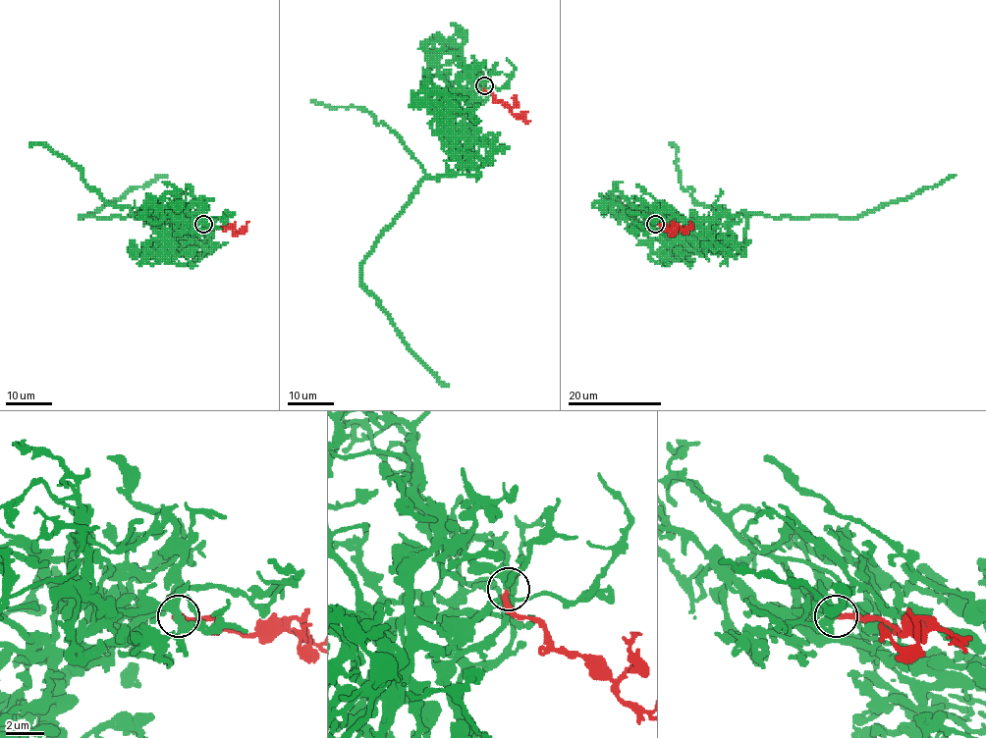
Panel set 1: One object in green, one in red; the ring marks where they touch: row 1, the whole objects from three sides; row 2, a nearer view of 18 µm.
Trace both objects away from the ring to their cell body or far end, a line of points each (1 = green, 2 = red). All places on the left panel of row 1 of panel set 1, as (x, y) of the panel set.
1: (202, 225), (180, 229), (194, 255), (184, 255), (143, 214), (81, 218), (168, 175)
2: (202, 225), (238, 231), (248, 221)

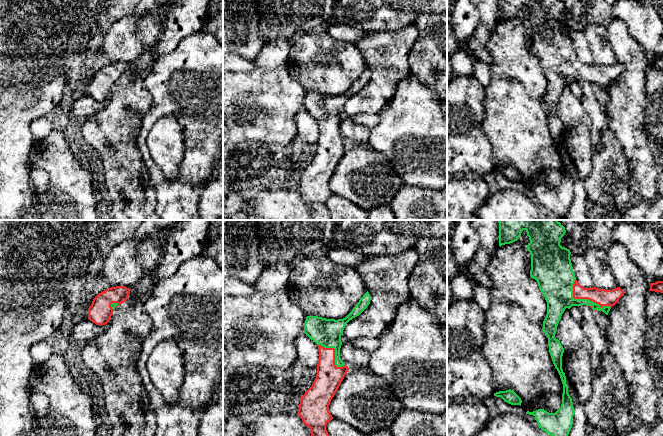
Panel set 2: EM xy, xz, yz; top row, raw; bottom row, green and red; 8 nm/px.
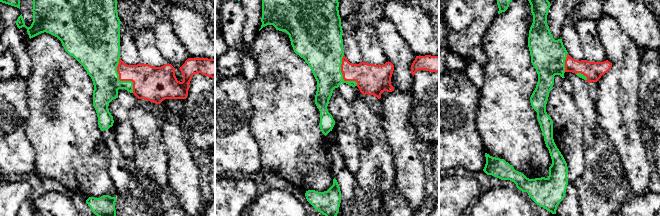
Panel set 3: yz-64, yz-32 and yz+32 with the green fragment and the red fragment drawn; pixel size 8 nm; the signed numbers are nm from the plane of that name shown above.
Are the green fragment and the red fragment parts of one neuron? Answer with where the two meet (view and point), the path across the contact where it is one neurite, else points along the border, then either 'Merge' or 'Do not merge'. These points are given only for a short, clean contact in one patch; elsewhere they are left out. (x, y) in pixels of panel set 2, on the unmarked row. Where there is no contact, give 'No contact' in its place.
Touches green at yz (583, 75). Merge

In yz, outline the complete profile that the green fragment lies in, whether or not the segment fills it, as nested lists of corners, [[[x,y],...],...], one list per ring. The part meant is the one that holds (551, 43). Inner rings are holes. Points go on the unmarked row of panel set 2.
[[[499,0],[499,22],[517,17],[523,6],[530,16],[527,21],[531,30],[530,52],[537,57],[547,78],[543,108],[548,113],[549,129],[563,160],[562,180],[555,189],[538,185],[526,190],[533,191],[538,203],[547,210],[566,219],[573,201],[574,183],[562,145],[564,124],[555,114],[558,99],[565,85],[572,82],[586,81],[608,91],[624,67],[620,63],[605,66],[584,64],[579,60],[573,47],[571,28],[560,21],[566,9],[561,0]]]

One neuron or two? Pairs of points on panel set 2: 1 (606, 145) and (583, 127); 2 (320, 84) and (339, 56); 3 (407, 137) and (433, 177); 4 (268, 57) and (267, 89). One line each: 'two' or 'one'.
1: two
2: one
3: one
4: two

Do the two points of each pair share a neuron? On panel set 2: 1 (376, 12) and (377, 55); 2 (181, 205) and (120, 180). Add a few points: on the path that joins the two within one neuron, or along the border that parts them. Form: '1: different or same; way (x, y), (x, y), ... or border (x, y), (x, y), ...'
1: different; border (399, 27), (393, 30), (373, 30), (367, 32)
2: different; border (148, 173), (155, 193), (155, 209)

